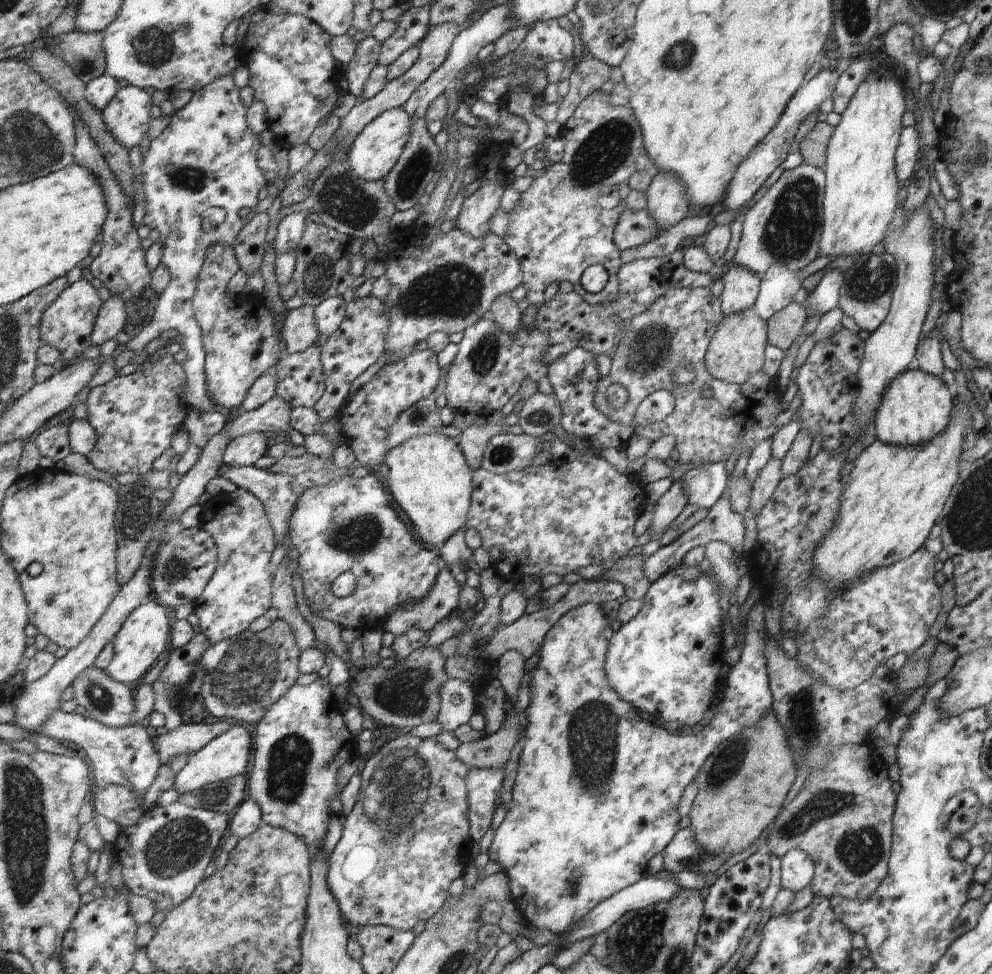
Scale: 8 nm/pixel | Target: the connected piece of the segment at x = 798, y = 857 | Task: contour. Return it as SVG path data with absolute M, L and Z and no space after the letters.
M789 850L787 854L781 856L781 890L801 890L807 884L811 884L815 876L815 864L813 860L801 852L801 850Z

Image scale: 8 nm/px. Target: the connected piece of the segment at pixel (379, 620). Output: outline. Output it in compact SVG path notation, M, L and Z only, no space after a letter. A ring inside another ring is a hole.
M377 474L365 478L347 476L331 486L313 486L301 494L299 502L295 504L295 514L291 518L291 540L293 546L299 550L299 564L301 564L301 580L305 584L305 598L313 612L321 618L327 618L343 628L383 628L383 624L399 612L399 608L417 604L419 600L427 600L431 590L437 584L441 574L441 556L437 550L425 548L423 542L415 542L407 526L397 516L391 500L387 496L385 486L377 478ZM343 572L353 572L357 578L357 588L349 598L337 598L329 592L333 582Z

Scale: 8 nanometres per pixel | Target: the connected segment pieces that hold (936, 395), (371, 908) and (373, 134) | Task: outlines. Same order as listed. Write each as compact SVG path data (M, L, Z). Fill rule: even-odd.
M905 370L901 372L901 376L895 376L891 380L889 388L881 396L881 404L873 418L875 436L877 440L891 446L921 446L933 440L933 436L945 432L951 408L953 398L939 378L923 370Z
M401 734L399 738L391 740L387 748L381 748L375 756L371 756L363 768L363 794L359 804L355 806L355 810L345 818L345 826L343 826L343 836L339 840L339 844L335 846L333 854L331 854L331 868L329 868L329 886L333 888L333 894L337 896L337 902L341 904L341 912L345 914L345 920L353 926L359 928L367 928L367 926L391 926L397 928L401 932L405 930L413 930L419 922L429 922L433 920L433 916L437 916L437 912L441 912L441 908L445 908L447 900L451 898L449 888L453 886L455 880L463 878L465 868L469 864L469 860L473 860L477 850L477 844L473 840L471 834L471 806L469 806L469 774L471 774L471 766L467 766L465 762L459 760L457 752L445 748L441 744L439 738L419 738L415 734ZM365 846L373 846L375 854L377 854L377 866L373 870L373 874L369 878L365 878Z
M395 108L383 112L377 120L373 120L357 138L353 150L349 152L351 168L355 170L357 178L375 182L375 180L385 180L393 168L397 168L397 162L405 154L409 140L413 136L413 116L405 108Z

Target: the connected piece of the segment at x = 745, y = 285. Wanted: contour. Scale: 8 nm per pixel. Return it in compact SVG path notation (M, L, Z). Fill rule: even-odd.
M725 266L725 270L719 272L723 280L723 292L719 296L721 312L723 316L733 316L739 312L749 310L755 304L755 298L759 294L759 276L741 268L741 266Z

